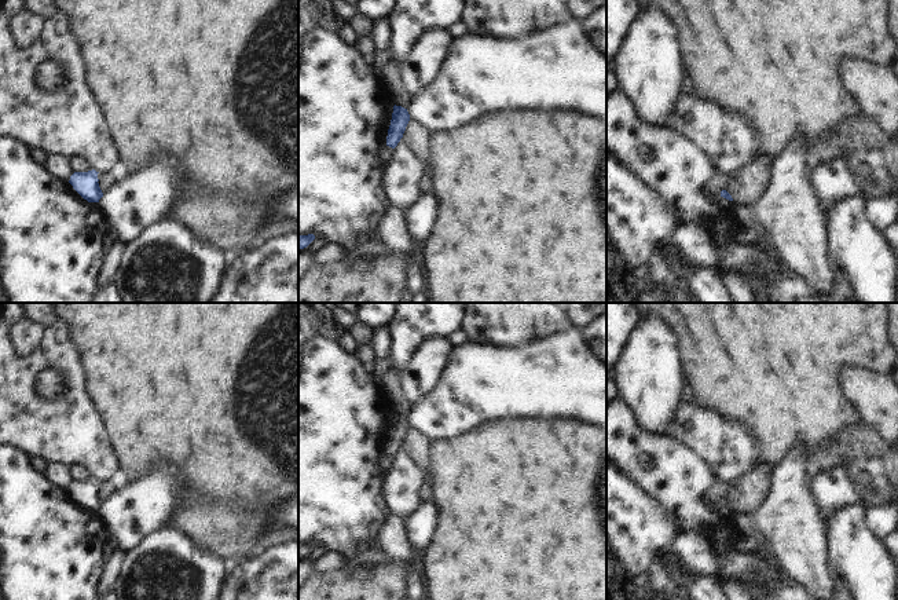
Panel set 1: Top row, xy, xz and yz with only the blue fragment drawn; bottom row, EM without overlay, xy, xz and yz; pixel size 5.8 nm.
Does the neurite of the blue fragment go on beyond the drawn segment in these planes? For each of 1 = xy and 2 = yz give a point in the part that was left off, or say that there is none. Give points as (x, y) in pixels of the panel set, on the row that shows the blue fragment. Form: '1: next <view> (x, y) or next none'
1: next none
2: next none

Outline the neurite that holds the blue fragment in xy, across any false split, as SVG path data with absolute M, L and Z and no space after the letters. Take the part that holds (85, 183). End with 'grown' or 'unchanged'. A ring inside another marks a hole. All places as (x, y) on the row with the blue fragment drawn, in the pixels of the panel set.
M95 169L88 172L74 172L70 176L69 183L88 202L99 202L99 200L103 197L103 193L98 183L98 173L99 172Z | unchanged

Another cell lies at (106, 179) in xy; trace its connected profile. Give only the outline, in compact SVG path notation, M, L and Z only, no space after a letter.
M106 171L106 172L99 172L98 173L98 179L99 179L99 187L102 190L102 193L109 191L114 183L117 182L117 179L120 178L120 171Z

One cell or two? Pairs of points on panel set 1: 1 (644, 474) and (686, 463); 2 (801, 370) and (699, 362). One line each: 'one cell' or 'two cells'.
1: one cell
2: one cell

